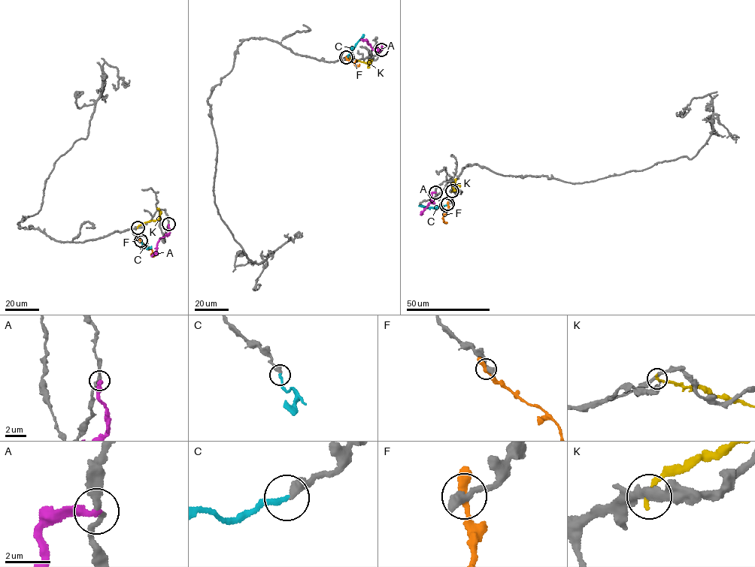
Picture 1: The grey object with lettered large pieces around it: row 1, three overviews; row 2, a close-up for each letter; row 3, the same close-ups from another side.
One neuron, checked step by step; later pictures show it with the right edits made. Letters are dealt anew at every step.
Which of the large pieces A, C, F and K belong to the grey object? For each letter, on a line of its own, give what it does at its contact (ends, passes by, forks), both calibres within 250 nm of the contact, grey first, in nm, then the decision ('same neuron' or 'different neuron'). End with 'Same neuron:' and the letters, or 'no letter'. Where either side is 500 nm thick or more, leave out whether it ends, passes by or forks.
A: it ends there; 240 nm thick on the grey side, 340 nm on the other; different neuron
C: it ends there; 420 nm thick on the grey side, 240 nm on the other; same neuron
F: 500 nm thick on the grey side, 320 nm on the other; different neuron
K: it ends there; 360 nm thick on the grey side, 240 nm on the other; different neuron
Same neuron: C

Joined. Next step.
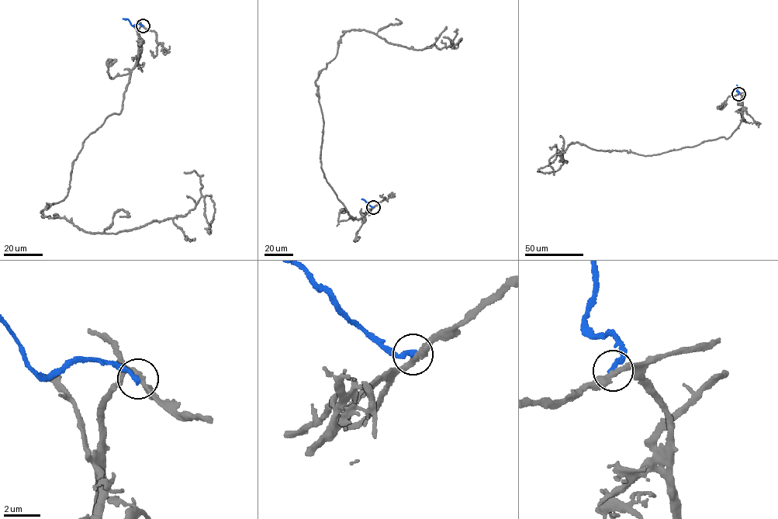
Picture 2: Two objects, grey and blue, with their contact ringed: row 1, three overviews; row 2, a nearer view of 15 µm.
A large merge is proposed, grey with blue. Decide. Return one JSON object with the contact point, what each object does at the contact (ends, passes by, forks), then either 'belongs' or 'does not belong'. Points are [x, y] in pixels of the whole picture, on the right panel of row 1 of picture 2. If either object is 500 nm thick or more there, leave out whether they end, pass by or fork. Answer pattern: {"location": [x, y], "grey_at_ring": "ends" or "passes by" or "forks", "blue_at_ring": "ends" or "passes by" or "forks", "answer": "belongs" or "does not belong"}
{"location": [738, 94], "grey_at_ring": "passes by", "blue_at_ring": "ends", "answer": "does not belong"}

